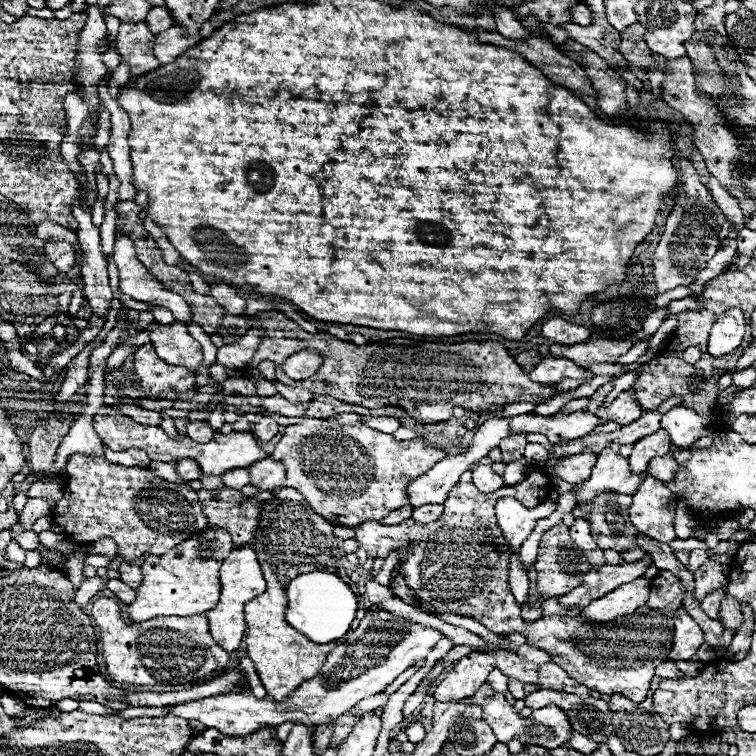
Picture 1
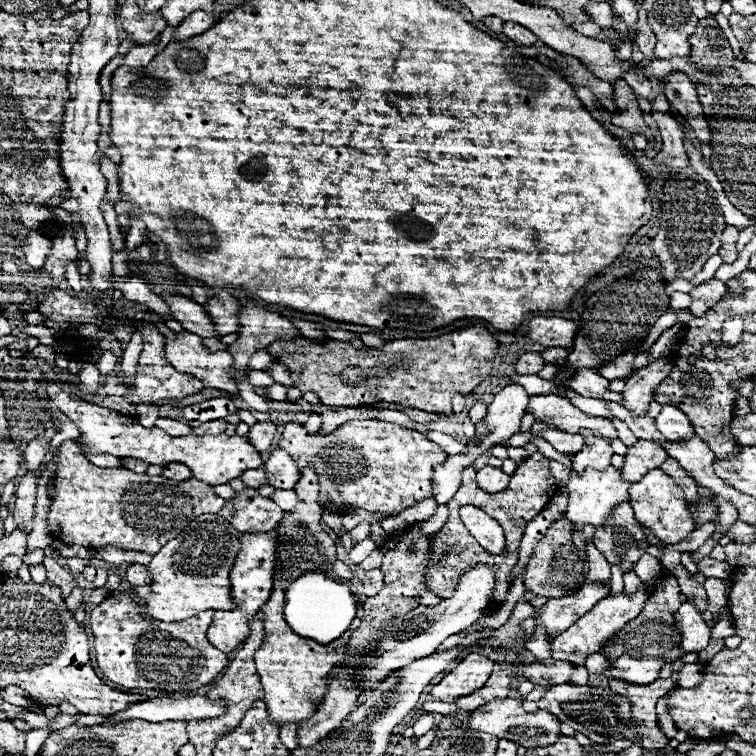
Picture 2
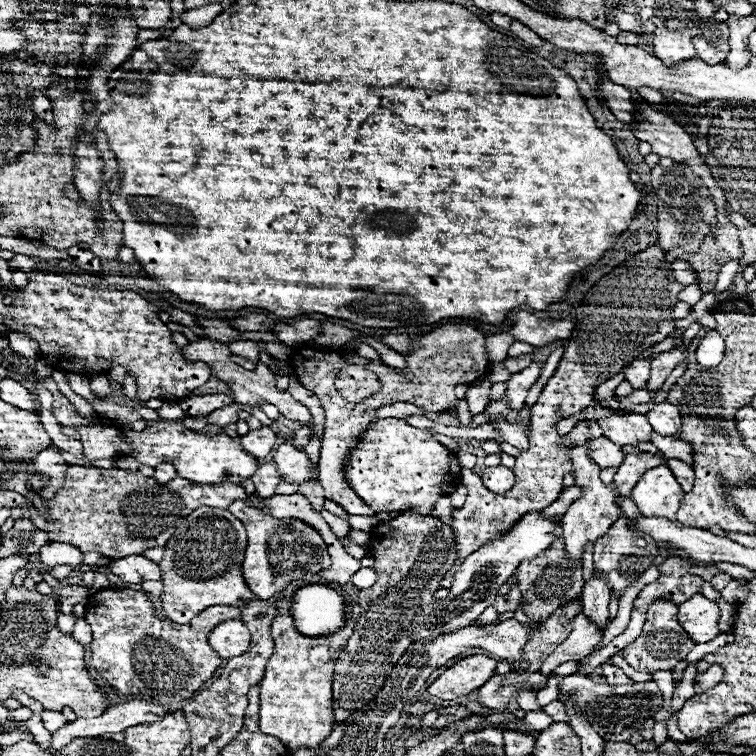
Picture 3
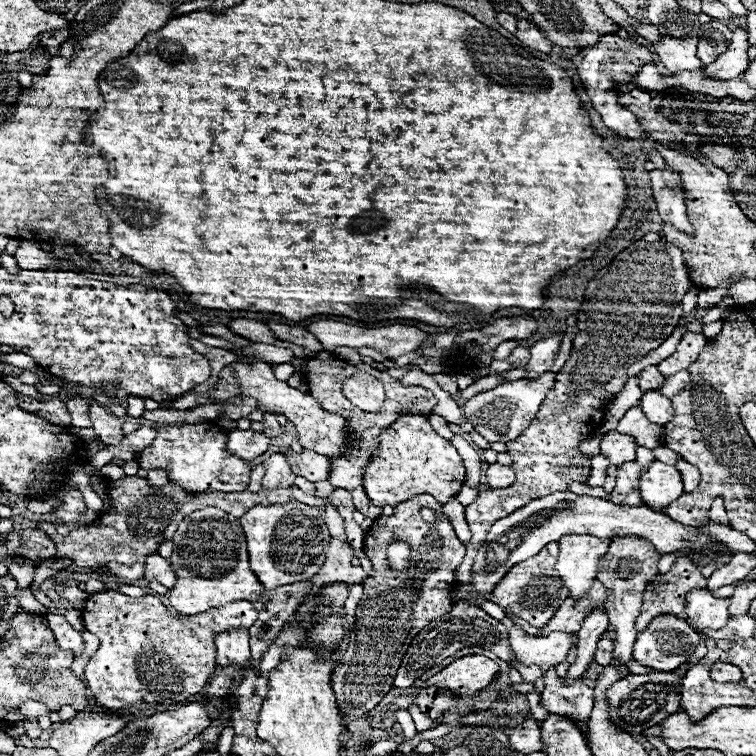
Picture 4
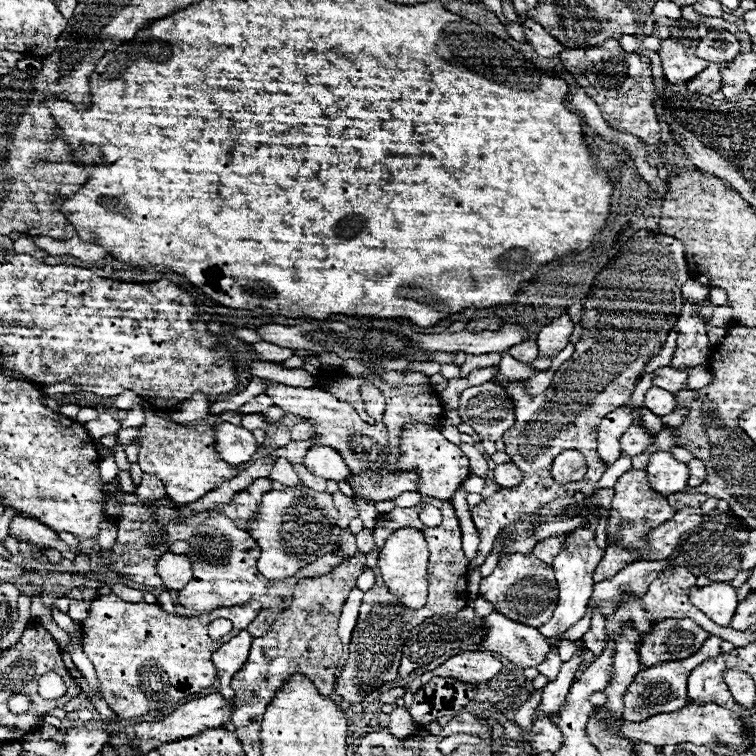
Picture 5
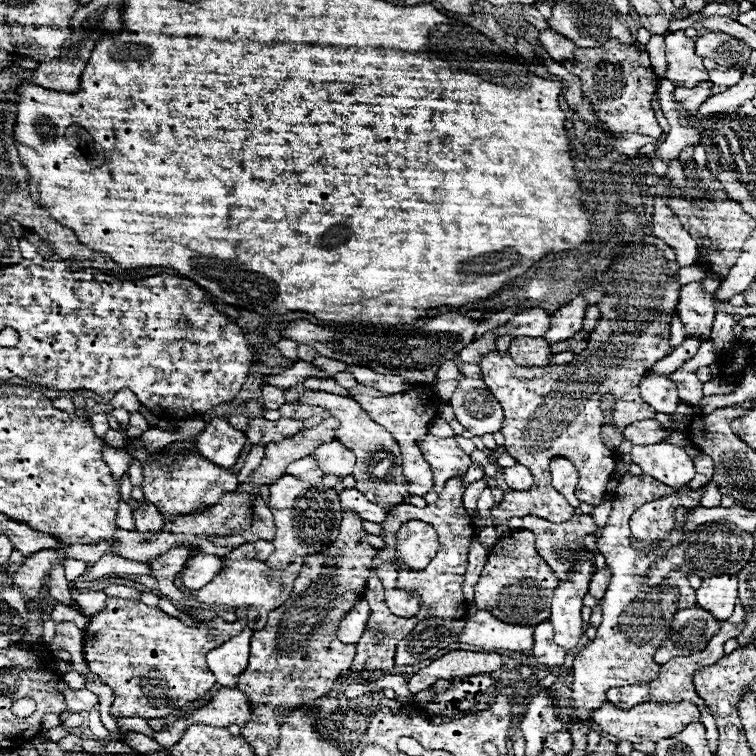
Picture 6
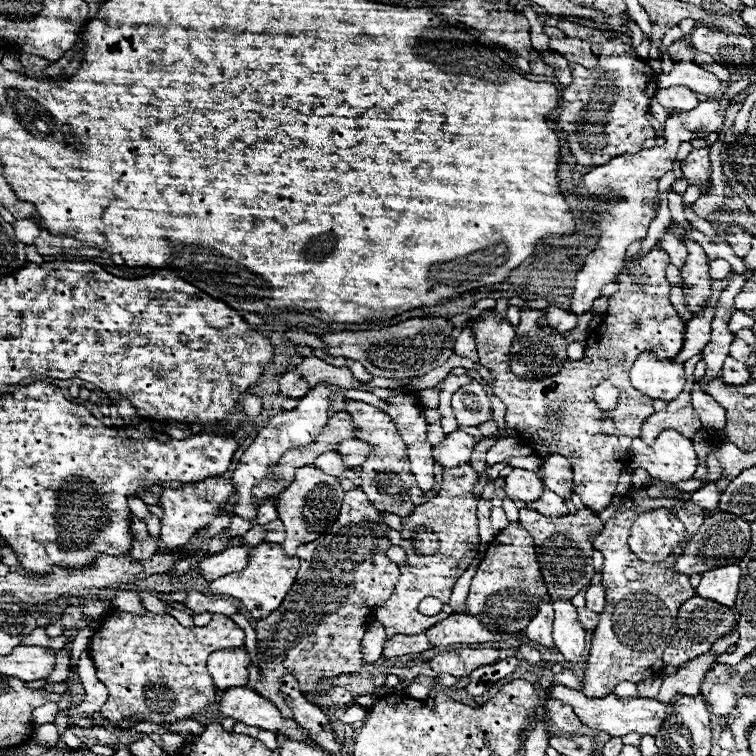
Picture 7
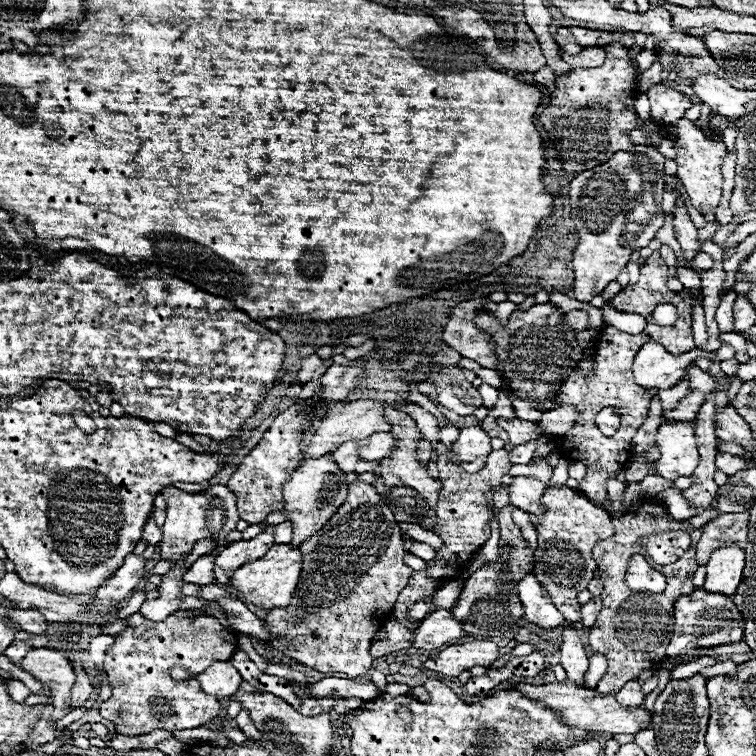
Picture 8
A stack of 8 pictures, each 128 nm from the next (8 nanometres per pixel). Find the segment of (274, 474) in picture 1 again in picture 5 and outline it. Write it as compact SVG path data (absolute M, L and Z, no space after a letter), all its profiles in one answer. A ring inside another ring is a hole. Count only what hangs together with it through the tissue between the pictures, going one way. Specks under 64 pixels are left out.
M312 446L306 452L306 458L302 462L312 474L324 478L324 480L336 480L342 482L350 476L350 468L346 466L344 458L328 446Z

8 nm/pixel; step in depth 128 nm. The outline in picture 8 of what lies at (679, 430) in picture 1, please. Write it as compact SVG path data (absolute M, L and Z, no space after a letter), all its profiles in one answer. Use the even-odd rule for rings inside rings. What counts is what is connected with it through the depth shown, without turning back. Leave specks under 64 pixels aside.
M648 340L646 344L642 344L642 348L638 350L636 358L634 358L634 380L636 384L640 384L642 388L658 388L658 390L668 390L672 388L672 384L676 384L678 380L684 378L684 368L698 356L706 356L708 352L702 352L698 348L680 354L680 356L672 356L670 352L664 350L664 346L660 346L654 340Z

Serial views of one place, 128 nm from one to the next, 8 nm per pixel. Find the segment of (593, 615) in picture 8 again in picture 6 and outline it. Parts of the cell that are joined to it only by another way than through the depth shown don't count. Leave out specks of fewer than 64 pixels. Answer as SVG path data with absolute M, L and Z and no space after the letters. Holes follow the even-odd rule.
M608 568L598 570L598 572L592 576L592 580L590 580L588 594L592 594L592 596L598 600L598 604L600 604L600 600L604 598L604 592L606 592L608 580L610 580L610 572L608 572Z

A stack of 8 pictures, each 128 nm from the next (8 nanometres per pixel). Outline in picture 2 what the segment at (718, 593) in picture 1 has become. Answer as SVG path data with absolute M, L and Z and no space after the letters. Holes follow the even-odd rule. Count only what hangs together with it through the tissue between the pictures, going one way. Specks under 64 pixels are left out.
M706 578L704 588L706 588L706 594L708 594L708 602L710 602L708 610L712 614L716 614L722 606L726 606L730 584L726 580L720 580L720 578Z

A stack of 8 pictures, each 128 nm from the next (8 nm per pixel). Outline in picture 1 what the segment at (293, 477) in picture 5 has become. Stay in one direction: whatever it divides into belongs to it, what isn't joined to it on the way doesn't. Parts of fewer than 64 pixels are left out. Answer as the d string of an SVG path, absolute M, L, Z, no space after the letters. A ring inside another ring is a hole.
M236 468L236 472L226 472L222 476L222 482L228 488L240 490L240 488L244 488L244 486L250 484L250 472L248 472L248 468Z

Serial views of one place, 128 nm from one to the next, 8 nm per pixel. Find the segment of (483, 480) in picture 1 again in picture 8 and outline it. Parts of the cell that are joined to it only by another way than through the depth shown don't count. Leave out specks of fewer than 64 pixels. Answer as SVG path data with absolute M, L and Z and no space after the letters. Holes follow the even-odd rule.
M516 476L514 482L510 484L510 504L516 508L532 514L532 516L544 516L544 506L542 506L542 494L544 494L546 484L528 478L528 476Z

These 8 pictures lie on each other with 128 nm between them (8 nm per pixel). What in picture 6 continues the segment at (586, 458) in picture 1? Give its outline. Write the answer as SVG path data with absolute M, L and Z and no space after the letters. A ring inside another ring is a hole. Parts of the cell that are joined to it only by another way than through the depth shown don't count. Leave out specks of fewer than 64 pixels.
M654 418L648 420L640 420L636 424L630 424L624 432L626 440L630 440L632 444L656 444L656 440L666 440L674 430L666 430L662 428L662 424Z

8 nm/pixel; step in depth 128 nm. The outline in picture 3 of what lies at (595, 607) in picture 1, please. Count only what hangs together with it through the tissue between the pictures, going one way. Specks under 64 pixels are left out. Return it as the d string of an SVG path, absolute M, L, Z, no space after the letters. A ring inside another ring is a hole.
M578 614L574 618L570 636L544 658L540 674L548 676L548 674L552 674L552 670L556 670L560 664L564 664L568 660L582 660L584 656L588 656L592 652L592 648L600 642L602 632L604 630L598 630L596 624L592 624L584 614Z

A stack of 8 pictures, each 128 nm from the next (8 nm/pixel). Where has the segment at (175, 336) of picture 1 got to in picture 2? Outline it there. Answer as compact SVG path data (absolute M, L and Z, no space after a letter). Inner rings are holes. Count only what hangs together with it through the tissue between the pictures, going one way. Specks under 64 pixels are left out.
M180 332L176 340L166 338L166 358L178 372L192 372L194 376L200 376L206 386L238 396L232 354L226 350L210 352L200 336Z

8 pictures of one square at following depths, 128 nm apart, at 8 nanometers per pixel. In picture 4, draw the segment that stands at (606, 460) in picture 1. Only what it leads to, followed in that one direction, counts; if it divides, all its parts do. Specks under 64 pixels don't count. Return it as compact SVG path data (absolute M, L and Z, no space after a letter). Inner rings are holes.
M590 436L588 440L584 440L584 444L580 444L580 452L588 458L600 454L600 438L598 436ZM564 536L560 540L556 570L562 584L570 590L570 598L580 600L588 596L604 552L608 552L608 544L594 536Z

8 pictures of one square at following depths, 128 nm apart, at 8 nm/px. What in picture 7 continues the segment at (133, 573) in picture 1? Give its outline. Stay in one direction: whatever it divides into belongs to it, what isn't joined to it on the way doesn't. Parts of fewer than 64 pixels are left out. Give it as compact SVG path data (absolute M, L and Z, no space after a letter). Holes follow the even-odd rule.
M234 546L234 548L228 548L220 554L212 554L212 556L206 556L198 566L196 570L204 576L204 580L212 582L220 576L226 576L226 574L232 574L236 570L242 570L246 564L248 564L248 556L250 556L250 550L254 546Z

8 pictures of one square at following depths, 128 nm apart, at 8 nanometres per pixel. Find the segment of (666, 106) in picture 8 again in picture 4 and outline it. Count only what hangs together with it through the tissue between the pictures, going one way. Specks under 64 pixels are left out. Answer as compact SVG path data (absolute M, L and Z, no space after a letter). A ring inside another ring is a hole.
M738 26L734 30L730 48L714 64L708 64L702 70L704 76L714 78L714 80L732 80L732 78L738 78L746 70L746 66L748 66L749 58L746 50L748 50L749 45L746 30Z

